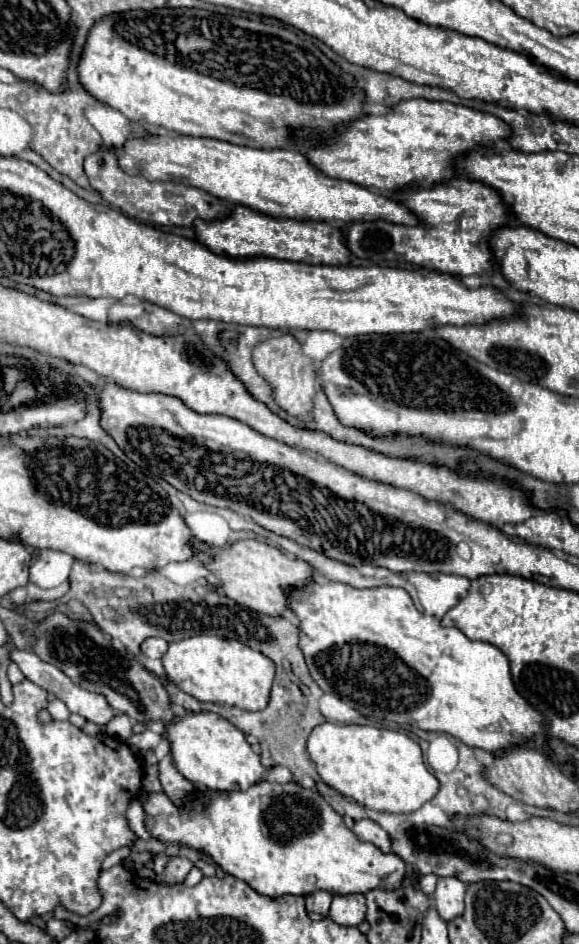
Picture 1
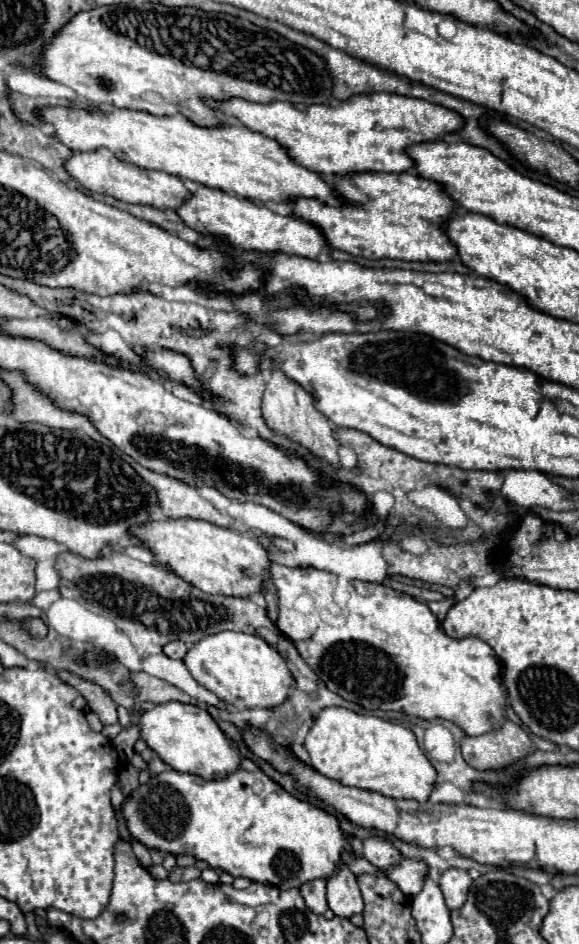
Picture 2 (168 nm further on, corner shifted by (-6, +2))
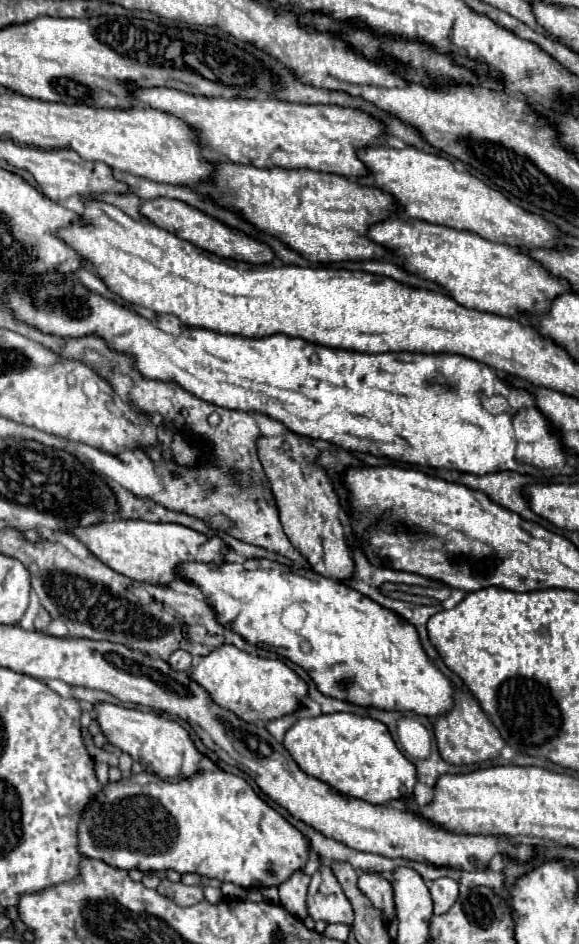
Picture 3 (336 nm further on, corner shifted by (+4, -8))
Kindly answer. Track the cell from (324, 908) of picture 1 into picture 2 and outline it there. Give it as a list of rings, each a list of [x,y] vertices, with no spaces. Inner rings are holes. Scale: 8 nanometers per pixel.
[[[316,878],[300,886],[300,896],[304,898],[304,904],[314,914],[324,914],[328,910],[326,904],[326,880]]]

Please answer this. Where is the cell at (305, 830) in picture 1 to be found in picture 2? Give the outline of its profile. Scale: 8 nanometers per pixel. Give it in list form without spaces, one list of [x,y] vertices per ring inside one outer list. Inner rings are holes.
[[[164,770],[152,776],[146,784],[140,784],[120,806],[120,814],[126,820],[132,840],[174,856],[194,856],[204,860],[210,868],[222,870],[252,882],[274,884],[278,888],[300,888],[300,884],[314,878],[326,878],[336,874],[338,856],[342,848],[348,848],[348,838],[338,828],[336,816],[326,814],[320,808],[310,806],[304,800],[290,796],[264,772],[236,770],[220,780],[204,780],[202,776],[182,774],[176,770]]]

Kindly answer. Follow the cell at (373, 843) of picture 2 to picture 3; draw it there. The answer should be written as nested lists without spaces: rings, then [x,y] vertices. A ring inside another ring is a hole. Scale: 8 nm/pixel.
[[[372,872],[372,874],[360,874],[358,878],[358,888],[372,900],[372,904],[376,908],[380,908],[384,912],[384,916],[388,920],[394,918],[394,898],[392,898],[392,886],[390,882],[378,874],[378,872]]]

